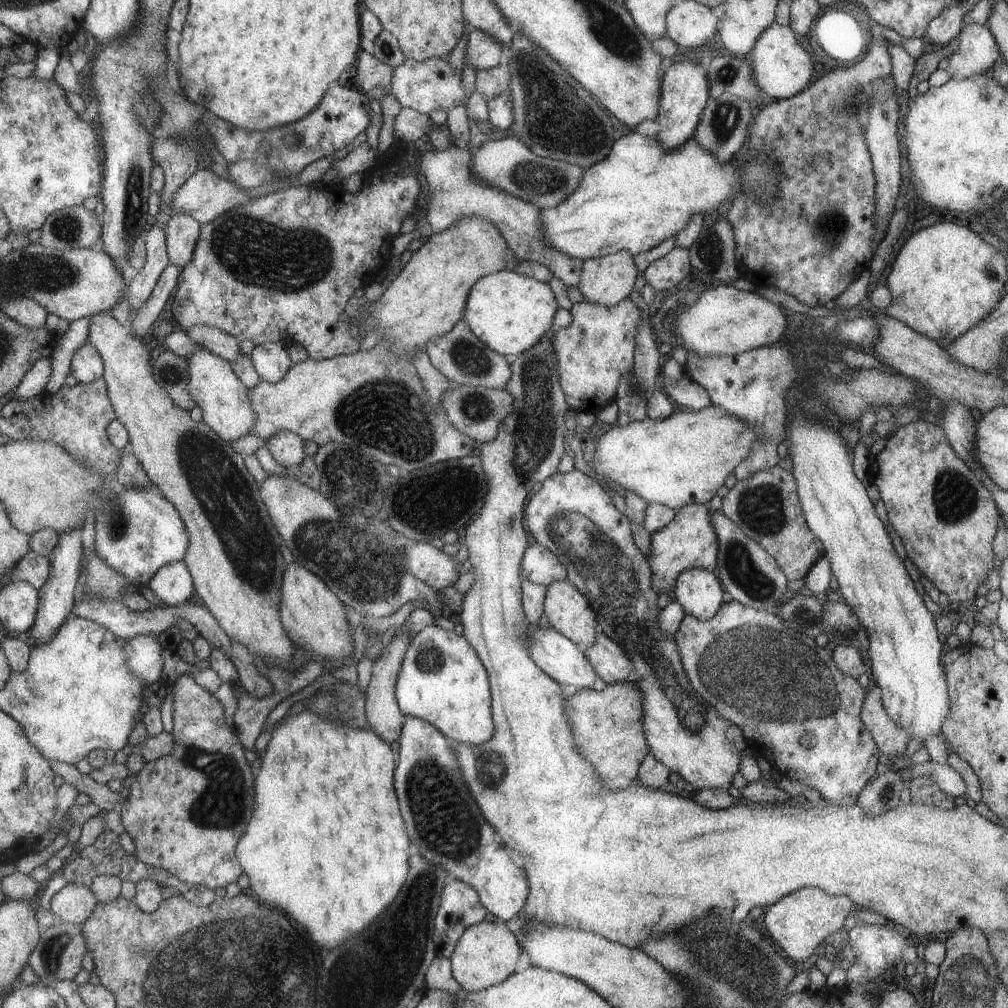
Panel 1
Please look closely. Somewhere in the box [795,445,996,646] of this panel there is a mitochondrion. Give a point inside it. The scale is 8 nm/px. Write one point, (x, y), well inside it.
(954, 497)

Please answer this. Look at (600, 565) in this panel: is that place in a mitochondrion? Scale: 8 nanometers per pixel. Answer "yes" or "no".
yes

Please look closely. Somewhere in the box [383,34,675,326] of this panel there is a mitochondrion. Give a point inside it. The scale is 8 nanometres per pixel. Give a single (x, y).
(551, 123)

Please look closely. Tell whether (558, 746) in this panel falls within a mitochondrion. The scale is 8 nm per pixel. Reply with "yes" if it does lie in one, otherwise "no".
yes

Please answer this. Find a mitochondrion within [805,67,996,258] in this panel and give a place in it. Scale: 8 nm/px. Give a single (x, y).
(830, 225)

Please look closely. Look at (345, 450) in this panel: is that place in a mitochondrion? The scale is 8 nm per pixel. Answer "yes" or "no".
yes

